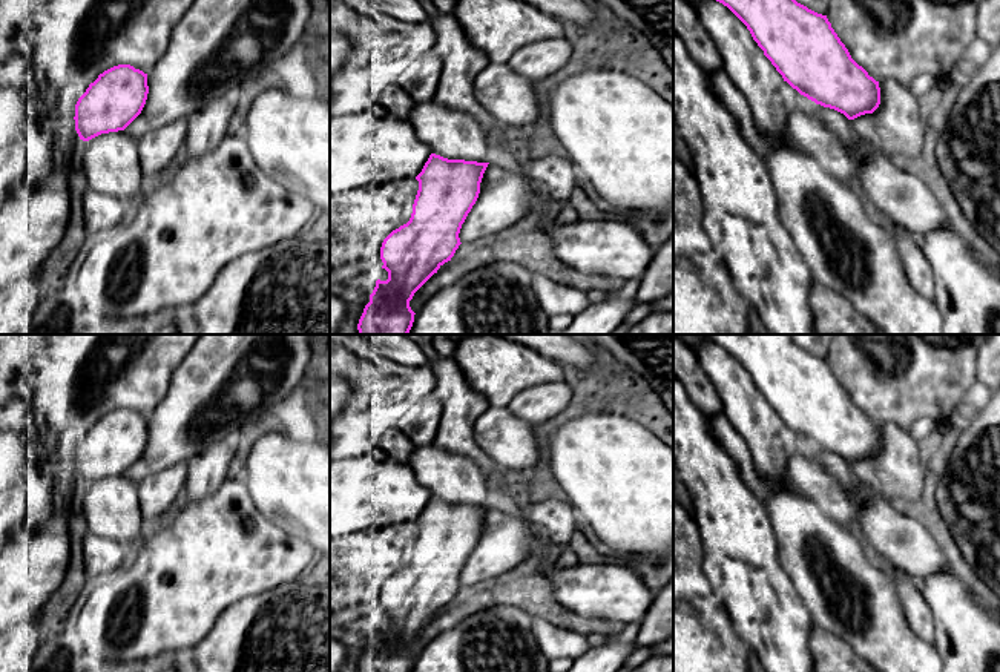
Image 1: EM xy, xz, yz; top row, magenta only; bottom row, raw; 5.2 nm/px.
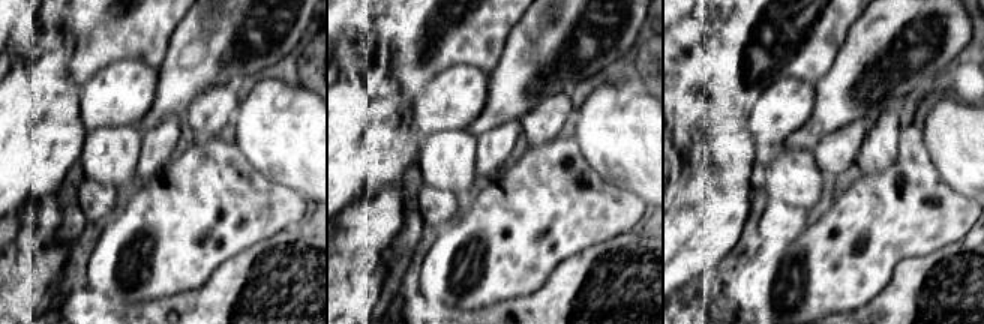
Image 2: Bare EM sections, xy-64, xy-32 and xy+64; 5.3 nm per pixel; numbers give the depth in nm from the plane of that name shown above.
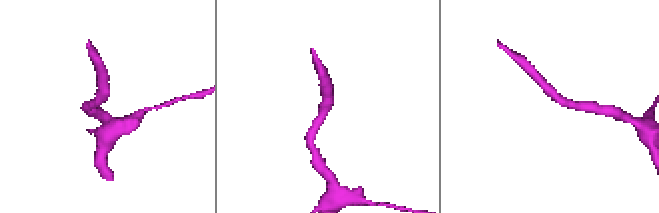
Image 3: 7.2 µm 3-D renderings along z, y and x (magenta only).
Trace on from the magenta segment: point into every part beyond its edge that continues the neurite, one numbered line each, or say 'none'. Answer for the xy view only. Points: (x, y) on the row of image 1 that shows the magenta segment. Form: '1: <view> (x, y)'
1: xy (111, 163)

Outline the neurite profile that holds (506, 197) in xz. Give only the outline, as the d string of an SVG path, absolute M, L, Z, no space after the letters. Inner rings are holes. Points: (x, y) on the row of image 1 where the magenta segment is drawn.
M491 160L479 198L462 224L460 242L489 239L514 227L528 218L541 199L551 196L534 184L526 170L514 172Z

